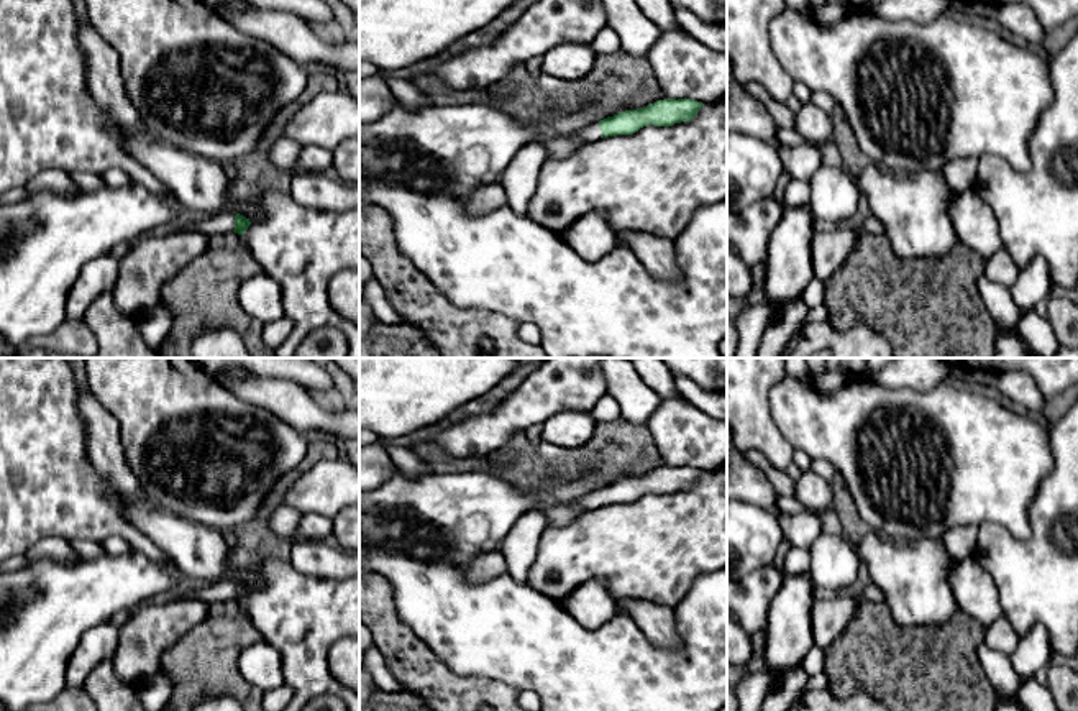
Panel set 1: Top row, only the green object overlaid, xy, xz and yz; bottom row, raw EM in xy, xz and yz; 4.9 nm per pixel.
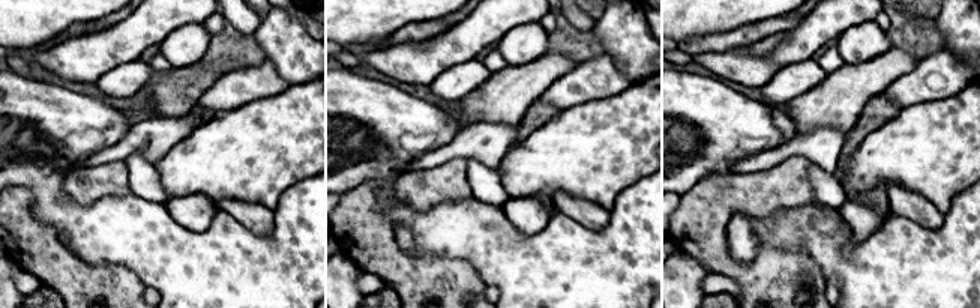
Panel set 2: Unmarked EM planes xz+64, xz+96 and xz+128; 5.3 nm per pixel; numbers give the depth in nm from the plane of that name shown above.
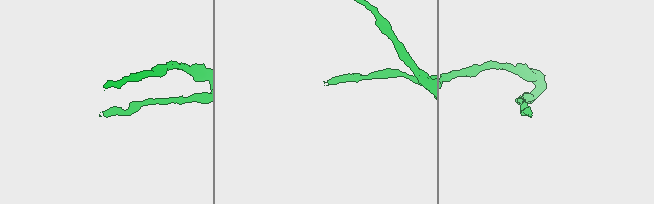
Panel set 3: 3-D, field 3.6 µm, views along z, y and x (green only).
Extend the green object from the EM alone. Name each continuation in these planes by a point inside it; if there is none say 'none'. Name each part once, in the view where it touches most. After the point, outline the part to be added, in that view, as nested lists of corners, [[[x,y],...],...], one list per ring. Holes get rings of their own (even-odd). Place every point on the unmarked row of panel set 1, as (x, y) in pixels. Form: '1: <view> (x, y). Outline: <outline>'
1: xy (217, 591). Outline: [[[215,581],[202,589],[187,593],[179,599],[199,599],[207,604],[230,601],[235,598],[235,583],[233,581]]]

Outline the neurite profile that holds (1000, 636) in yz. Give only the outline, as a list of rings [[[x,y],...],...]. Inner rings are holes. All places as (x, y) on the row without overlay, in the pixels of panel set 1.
[[[999,617],[986,627],[983,642],[993,650],[1011,655],[1017,647],[1019,634],[1004,617]]]

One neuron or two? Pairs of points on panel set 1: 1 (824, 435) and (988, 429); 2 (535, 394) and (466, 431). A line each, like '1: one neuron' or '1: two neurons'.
1: one neuron
2: one neuron

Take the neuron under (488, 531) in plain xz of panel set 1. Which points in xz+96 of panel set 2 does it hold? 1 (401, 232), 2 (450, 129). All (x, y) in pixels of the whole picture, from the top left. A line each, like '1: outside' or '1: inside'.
1: outside
2: inside

